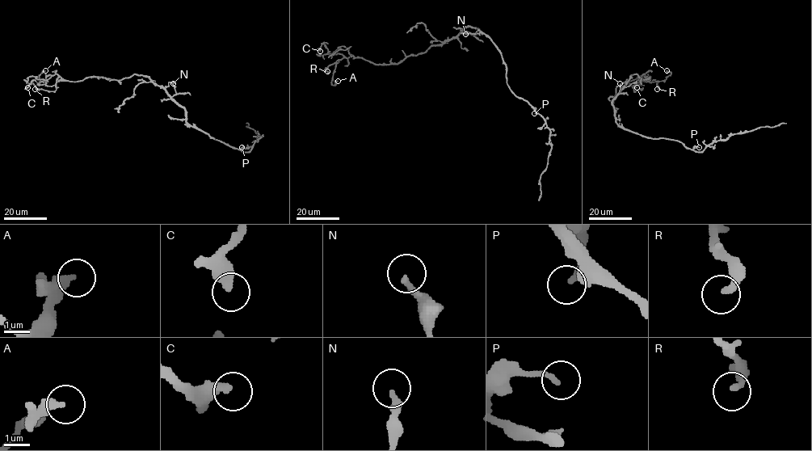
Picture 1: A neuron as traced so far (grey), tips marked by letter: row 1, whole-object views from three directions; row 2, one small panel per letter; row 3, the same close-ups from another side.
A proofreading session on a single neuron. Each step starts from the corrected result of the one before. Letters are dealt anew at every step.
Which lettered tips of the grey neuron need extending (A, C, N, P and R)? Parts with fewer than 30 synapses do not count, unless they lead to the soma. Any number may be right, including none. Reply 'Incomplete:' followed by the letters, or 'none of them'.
Incomplete: none of them

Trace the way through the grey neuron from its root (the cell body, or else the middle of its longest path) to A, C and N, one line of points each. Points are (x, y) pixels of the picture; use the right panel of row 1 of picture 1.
A: (616, 118), (612, 99), (632, 75), (655, 82), (671, 73), (666, 70)
C: (616, 118), (612, 99), (631, 75), (641, 80), (650, 77), (644, 82), (643, 73), (628, 82), (637, 87)
N: (616, 118), (612, 100), (619, 93), (620, 83)

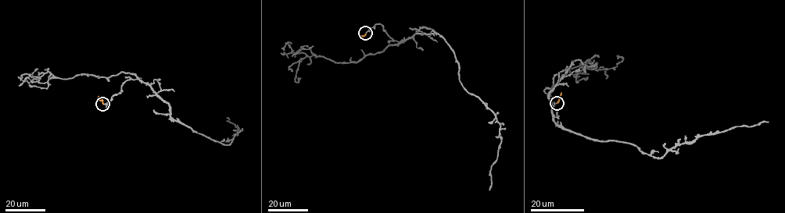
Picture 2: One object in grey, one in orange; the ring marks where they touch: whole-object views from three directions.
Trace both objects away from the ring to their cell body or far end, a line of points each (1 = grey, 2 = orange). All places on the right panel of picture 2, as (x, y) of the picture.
1: (557, 103), (544, 90), (568, 69), (549, 94), (557, 125), (657, 157), (700, 136), (768, 122)
2: (557, 103), (561, 92)

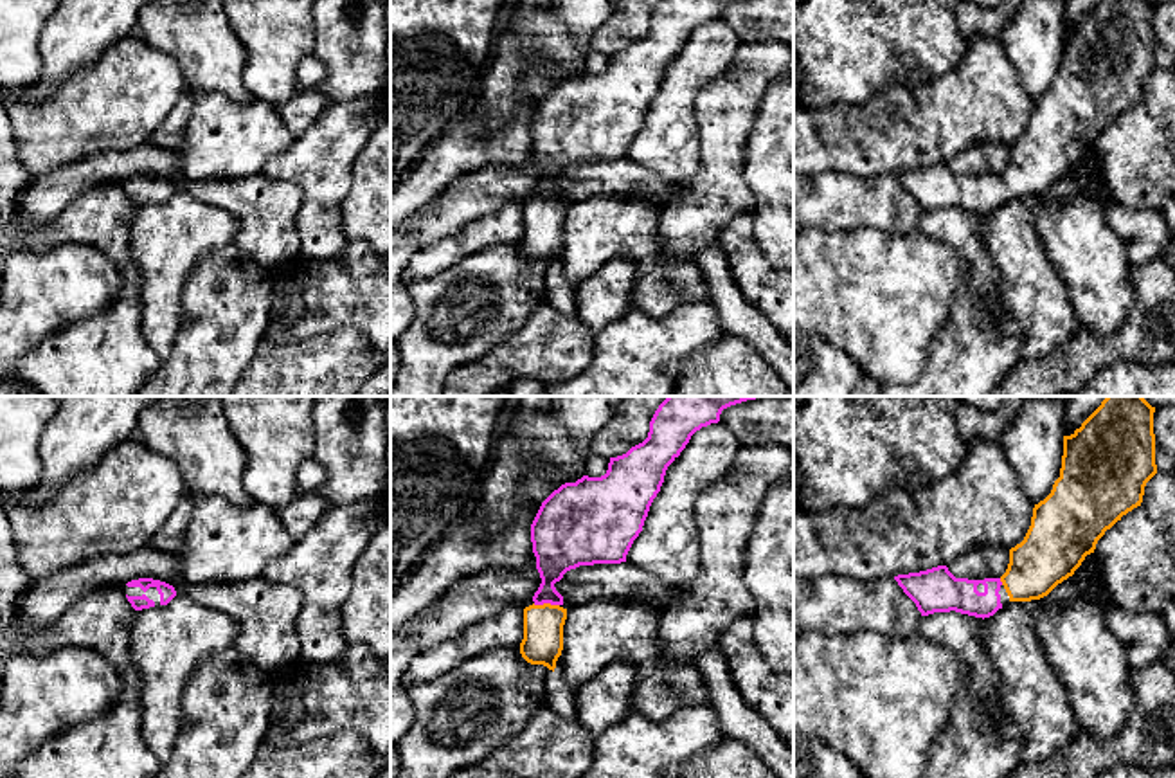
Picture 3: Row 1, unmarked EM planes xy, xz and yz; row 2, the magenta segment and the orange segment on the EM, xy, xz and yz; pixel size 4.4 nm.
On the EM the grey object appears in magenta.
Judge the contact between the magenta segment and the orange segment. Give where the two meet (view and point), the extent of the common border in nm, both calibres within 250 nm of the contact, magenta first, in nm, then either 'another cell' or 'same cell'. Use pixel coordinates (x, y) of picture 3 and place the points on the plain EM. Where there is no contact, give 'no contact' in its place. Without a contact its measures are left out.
xz (546, 199) | 120 nm | 220/180 nm | same cell

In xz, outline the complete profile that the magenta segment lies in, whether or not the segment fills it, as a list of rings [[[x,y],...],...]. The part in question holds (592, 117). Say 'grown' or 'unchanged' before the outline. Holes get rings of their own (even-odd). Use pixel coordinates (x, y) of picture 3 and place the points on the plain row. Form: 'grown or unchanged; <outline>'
grown; [[[660,0],[650,18],[648,34],[626,50],[610,54],[605,72],[583,72],[576,79],[565,79],[542,99],[531,121],[533,149],[542,180],[533,193],[534,200],[524,205],[524,236],[520,240],[520,250],[527,259],[543,261],[554,268],[561,252],[567,205],[561,204],[563,193],[554,180],[579,162],[626,158],[650,103],[660,88],[668,63],[696,27],[718,20],[722,7],[731,2],[736,0]]]

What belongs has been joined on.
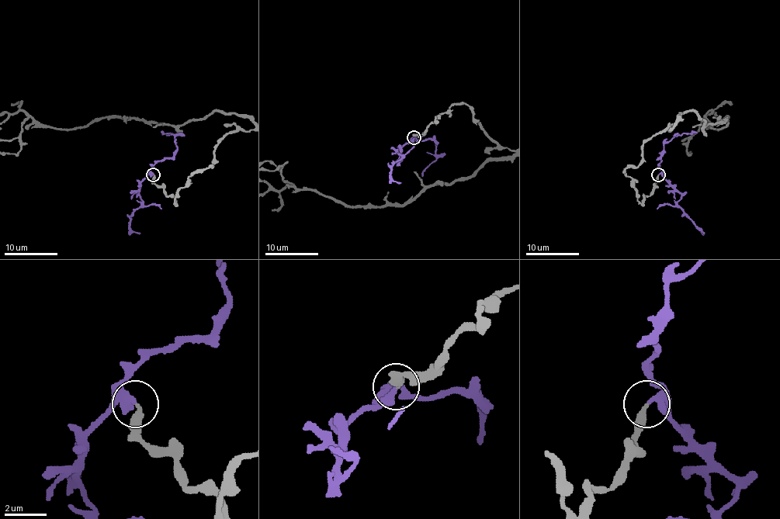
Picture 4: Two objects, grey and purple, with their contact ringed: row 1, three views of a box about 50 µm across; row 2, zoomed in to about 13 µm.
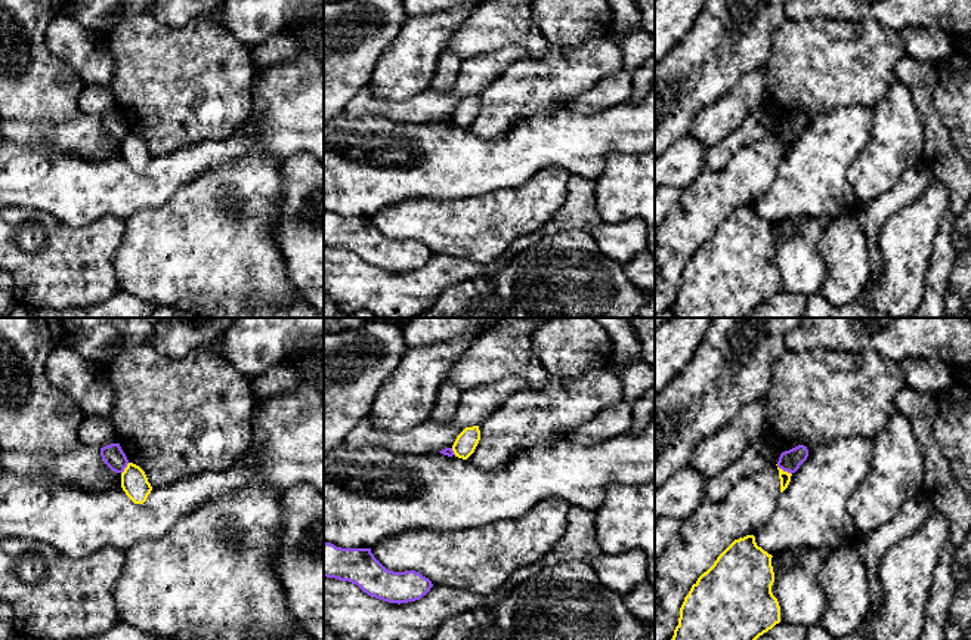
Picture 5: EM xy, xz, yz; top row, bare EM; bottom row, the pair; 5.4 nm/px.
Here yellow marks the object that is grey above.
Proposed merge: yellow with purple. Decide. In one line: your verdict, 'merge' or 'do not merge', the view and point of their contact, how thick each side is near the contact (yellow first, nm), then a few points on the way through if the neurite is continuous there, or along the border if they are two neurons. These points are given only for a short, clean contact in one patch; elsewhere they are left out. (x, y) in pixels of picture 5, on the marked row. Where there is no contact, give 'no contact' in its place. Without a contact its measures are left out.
do not merge; contact yz (782, 470); calibres 60 and 120 nm; border yz (776, 464), (791, 475)

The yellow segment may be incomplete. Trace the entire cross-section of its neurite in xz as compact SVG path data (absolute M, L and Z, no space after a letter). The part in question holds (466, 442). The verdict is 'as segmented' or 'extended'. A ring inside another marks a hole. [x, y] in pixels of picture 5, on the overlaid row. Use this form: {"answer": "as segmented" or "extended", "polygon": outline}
{"answer": "as segmented", "polygon": "M479 426L466 427L455 439L452 451L455 457L467 460L480 440Z"}

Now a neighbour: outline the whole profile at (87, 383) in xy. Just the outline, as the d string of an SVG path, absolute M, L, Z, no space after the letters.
M55 347L46 375L52 386L75 401L86 417L109 417L115 395L108 365L87 362L68 347Z

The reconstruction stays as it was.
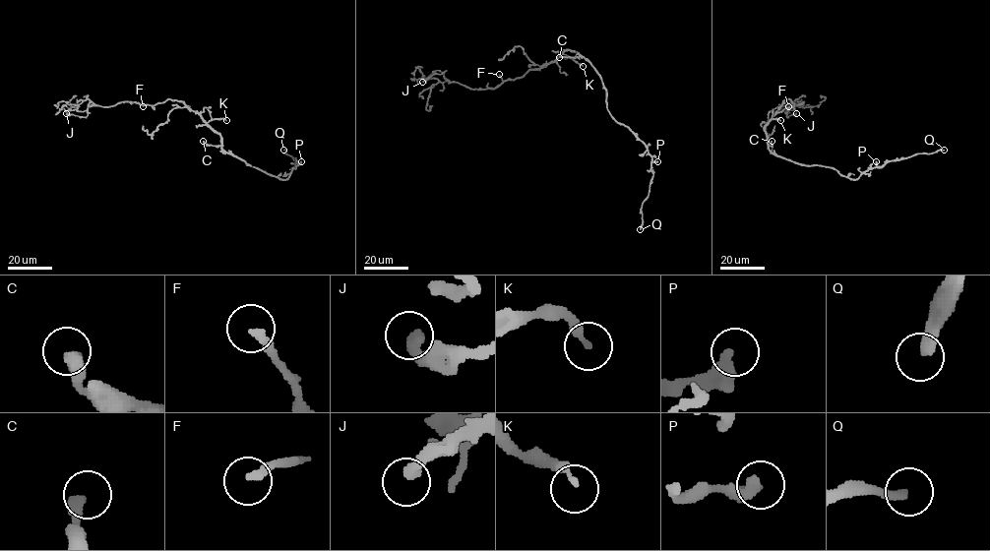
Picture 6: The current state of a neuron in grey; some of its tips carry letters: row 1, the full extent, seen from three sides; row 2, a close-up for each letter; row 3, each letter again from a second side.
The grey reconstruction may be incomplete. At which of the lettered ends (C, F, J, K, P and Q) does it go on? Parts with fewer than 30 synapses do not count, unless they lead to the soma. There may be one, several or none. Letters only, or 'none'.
F, Q

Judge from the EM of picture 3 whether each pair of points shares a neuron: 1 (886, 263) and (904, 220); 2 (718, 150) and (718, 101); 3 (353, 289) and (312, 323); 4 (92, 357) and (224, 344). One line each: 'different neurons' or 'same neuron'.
1: different neurons
2: same neuron
3: same neuron
4: different neurons

